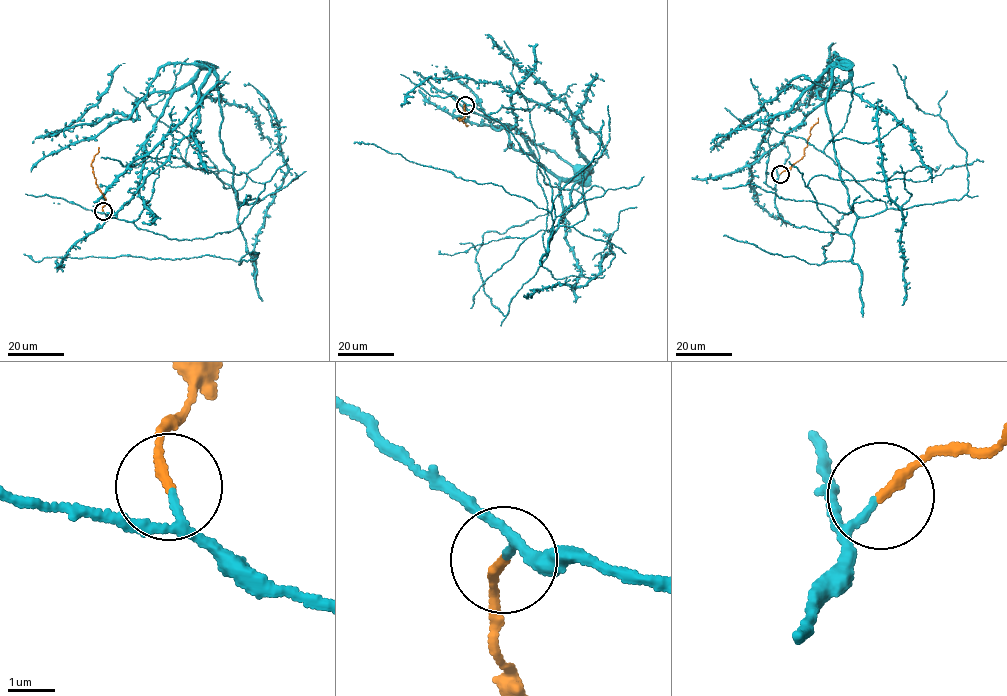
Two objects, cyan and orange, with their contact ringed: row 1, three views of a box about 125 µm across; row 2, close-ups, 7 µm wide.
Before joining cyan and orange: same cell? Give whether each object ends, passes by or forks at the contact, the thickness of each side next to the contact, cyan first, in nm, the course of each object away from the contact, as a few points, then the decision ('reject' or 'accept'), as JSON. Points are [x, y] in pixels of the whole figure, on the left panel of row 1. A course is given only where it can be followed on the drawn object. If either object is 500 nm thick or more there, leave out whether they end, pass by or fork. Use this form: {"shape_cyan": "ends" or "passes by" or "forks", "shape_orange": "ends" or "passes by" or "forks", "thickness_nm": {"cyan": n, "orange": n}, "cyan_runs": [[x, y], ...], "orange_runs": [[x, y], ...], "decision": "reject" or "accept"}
{"shape_cyan": "passes by", "shape_orange": "ends", "thickness_nm": {"cyan": 110, "orange": 200}, "cyan_runs": [[103, 211], [140, 216], [165, 136], [223, 83], [218, 89], [212, 69], [191, 132], [57, 272]], "orange_runs": [[103, 211], [106, 200], [95, 182], [91, 163], [99, 147]], "decision": "accept"}

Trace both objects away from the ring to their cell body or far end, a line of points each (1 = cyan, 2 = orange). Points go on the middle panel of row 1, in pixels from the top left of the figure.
1: (465, 104), (486, 114), (559, 99), (605, 152), (589, 172), (571, 122), (491, 82), (426, 79), (400, 104)
2: (465, 105), (466, 115), (458, 120), (468, 125)

